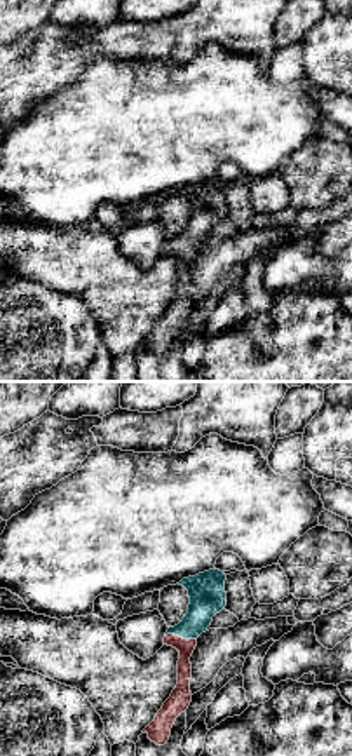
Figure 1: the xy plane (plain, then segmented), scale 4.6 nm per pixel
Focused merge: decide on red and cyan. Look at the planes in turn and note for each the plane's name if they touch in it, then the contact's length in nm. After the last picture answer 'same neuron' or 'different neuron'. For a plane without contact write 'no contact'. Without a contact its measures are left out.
meets red in xy; contact 150 nm long

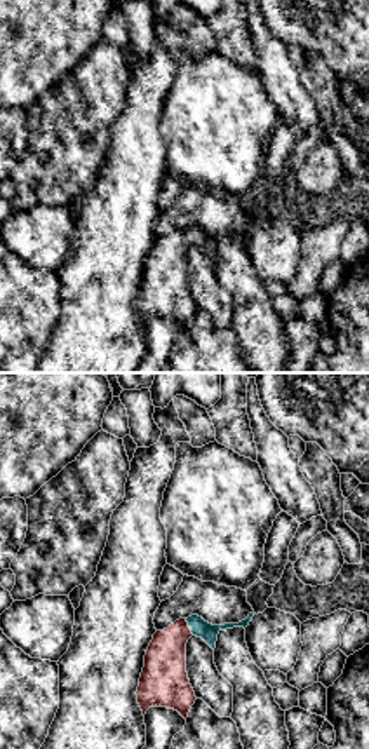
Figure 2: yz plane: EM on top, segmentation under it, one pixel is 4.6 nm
meets red in yz; contact 90 nm long

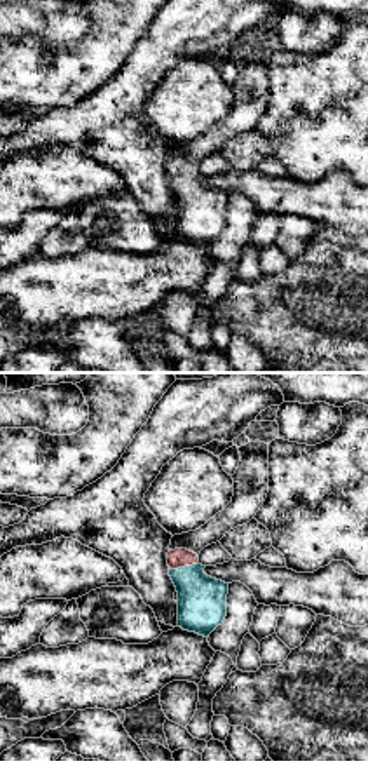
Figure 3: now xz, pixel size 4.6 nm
meets red in xz; contact 140 nm long

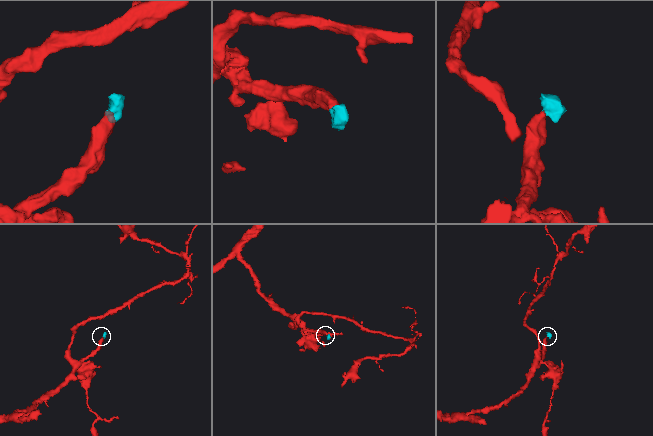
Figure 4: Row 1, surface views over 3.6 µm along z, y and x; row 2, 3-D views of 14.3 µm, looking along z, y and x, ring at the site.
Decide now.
same neuron

